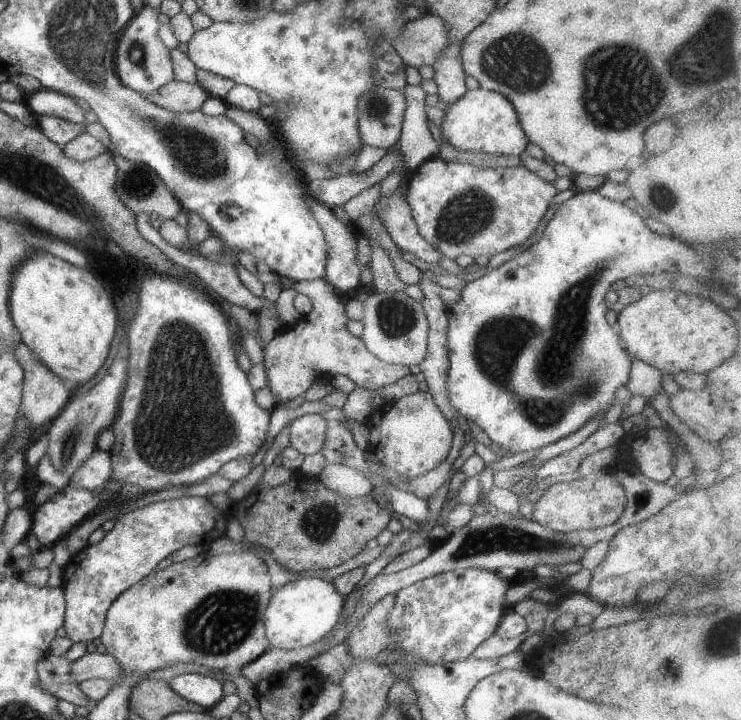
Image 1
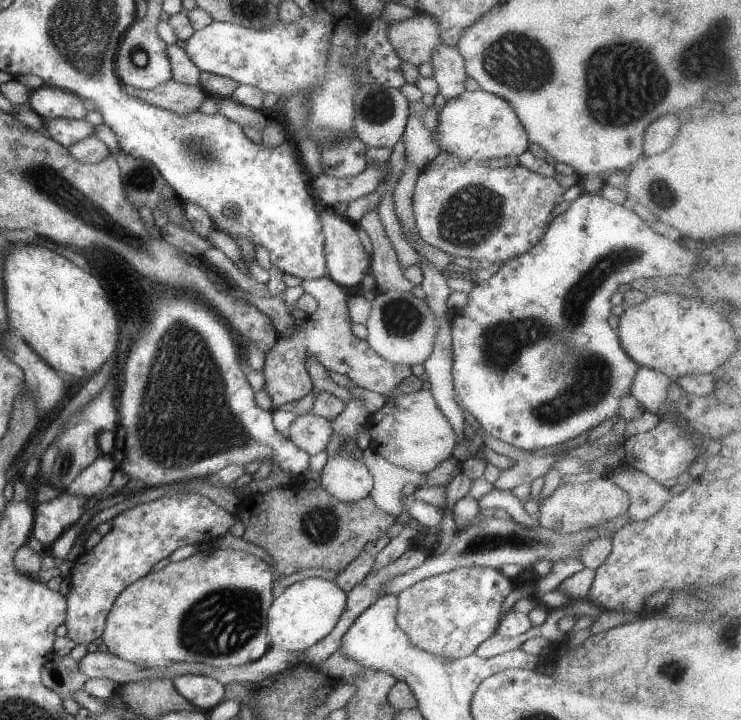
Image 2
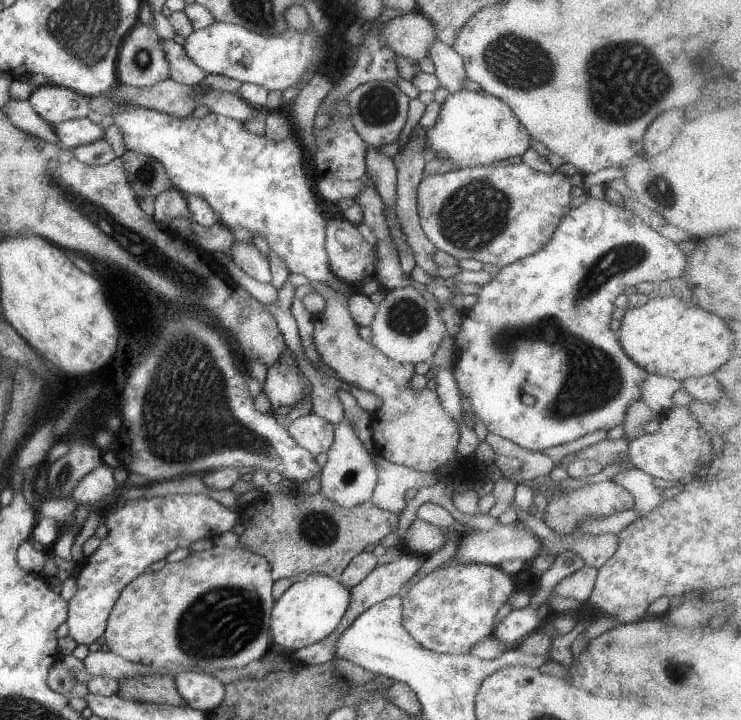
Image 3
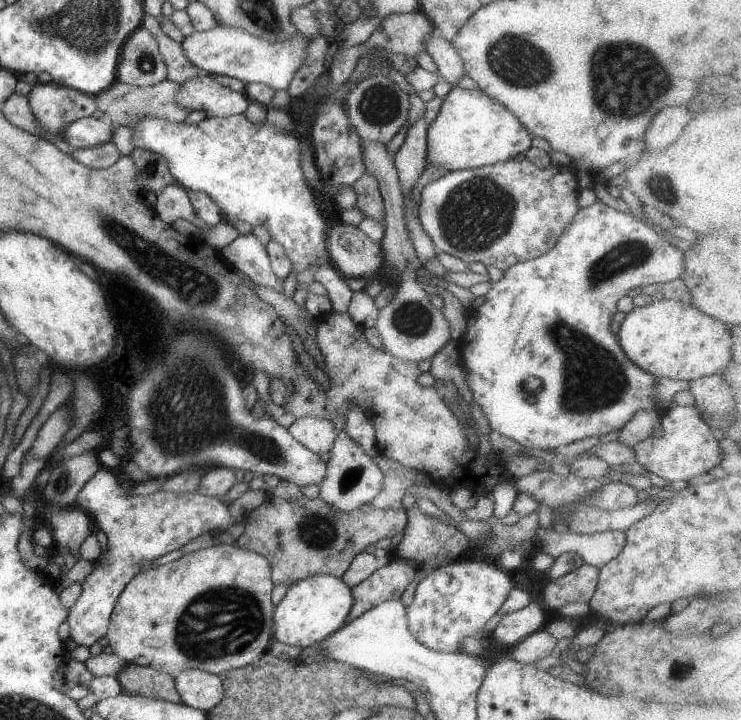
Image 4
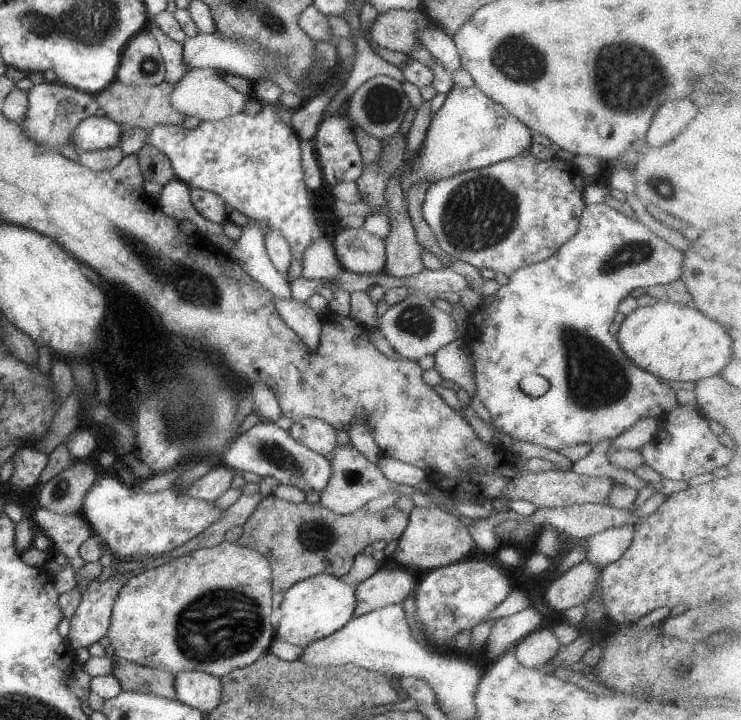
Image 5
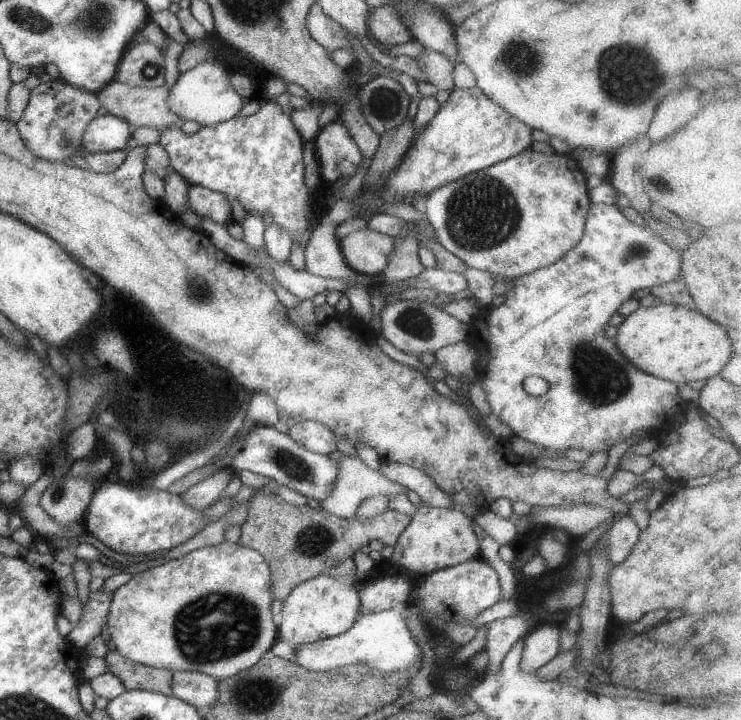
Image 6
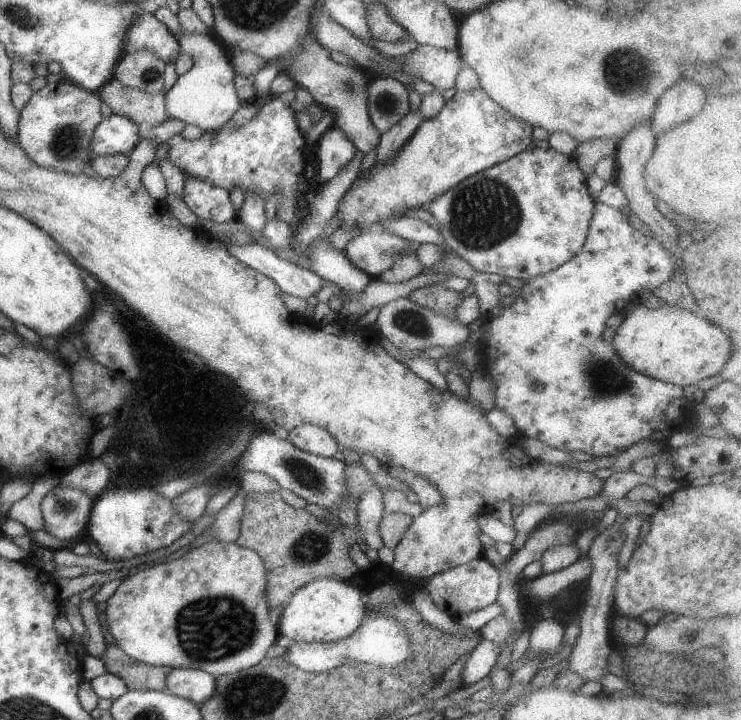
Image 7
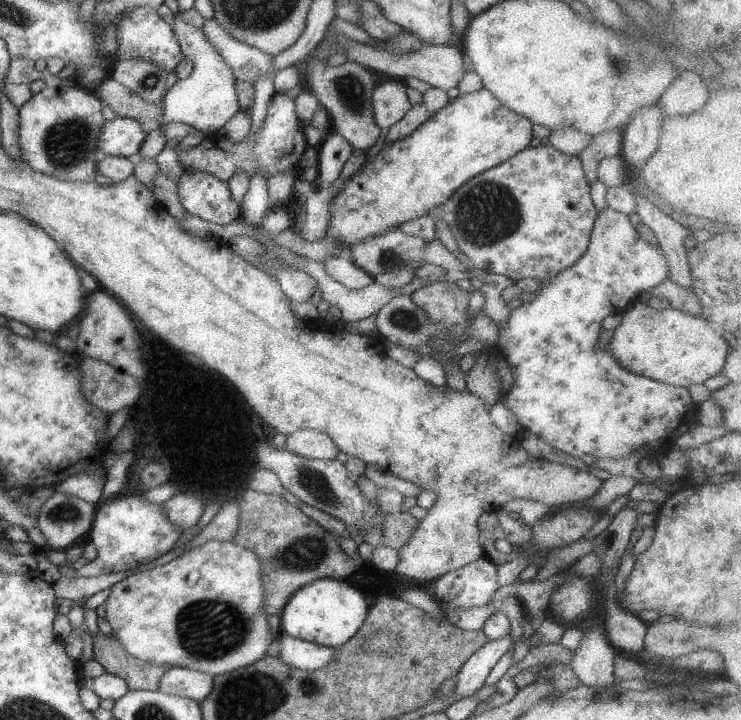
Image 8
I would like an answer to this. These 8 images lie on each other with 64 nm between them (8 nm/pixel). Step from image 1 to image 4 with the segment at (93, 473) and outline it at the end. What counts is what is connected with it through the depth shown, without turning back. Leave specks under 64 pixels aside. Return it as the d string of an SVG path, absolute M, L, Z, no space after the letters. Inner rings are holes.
M101 466L100 470L84 485L84 488L81 488L77 496L76 507L89 514L95 530L103 530L108 535L108 566L102 566L99 560L95 563L96 568L81 584L82 592L67 616L69 638L78 647L82 645L90 647L107 634L114 605L128 581L139 573L138 570L140 570L142 562L150 562L150 560L153 561L164 556L167 552L181 549L193 538L205 532L226 531L230 525L234 524L232 515L228 507L222 502L222 498L206 497L198 493L176 494L164 490L155 491L149 495L130 497L120 485L121 483L118 482L111 470Z

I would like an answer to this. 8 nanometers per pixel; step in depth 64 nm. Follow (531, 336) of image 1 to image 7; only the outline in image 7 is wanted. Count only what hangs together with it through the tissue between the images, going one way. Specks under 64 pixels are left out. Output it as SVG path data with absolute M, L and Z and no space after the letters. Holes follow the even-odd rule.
M595 203L595 211L592 215L592 220L587 232L587 239L581 251L573 256L569 261L560 265L556 270L551 270L545 275L538 275L531 279L524 280L525 286L521 288L522 294L519 297L514 297L516 302L510 308L502 308L497 317L486 317L488 332L486 338L476 342L477 352L483 355L483 369L486 376L491 378L495 386L495 406L503 410L508 416L512 417L517 430L520 430L526 438L536 438L540 442L544 442L546 446L558 448L564 452L573 453L575 451L587 452L593 457L602 456L617 456L620 452L627 450L640 440L657 440L662 445L665 445L667 440L674 434L674 430L683 427L685 424L690 424L693 421L691 417L694 414L694 403L688 400L684 395L681 386L667 383L645 374L636 372L624 359L617 354L616 349L608 344L602 336L606 328L606 320L612 314L621 312L630 304L630 300L638 294L639 290L653 290L660 286L663 282L674 279L676 268L675 258L658 242L654 236L646 236L640 232L636 225L628 223L629 212L612 208L604 203ZM537 381L541 387L533 387L533 383Z

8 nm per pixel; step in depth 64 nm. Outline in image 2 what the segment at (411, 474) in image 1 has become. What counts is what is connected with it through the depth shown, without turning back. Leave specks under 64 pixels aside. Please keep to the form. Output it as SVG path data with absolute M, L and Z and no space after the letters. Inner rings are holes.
M328 276L319 279L305 279L301 286L304 288L305 292L310 293L319 304L317 311L309 317L305 328L308 354L316 356L317 360L328 372L338 372L338 374L350 378L355 386L387 396L383 407L380 409L380 412L378 412L380 416L384 414L383 419L369 430L371 434L370 447L389 463L405 468L407 471L420 473L421 475L429 473L448 457L452 456L454 445L458 441L457 434L454 432L448 417L437 405L432 391L420 389L419 391L404 395L401 395L397 391L400 383L405 378L412 375L411 366L388 362L368 344L366 338L361 339L353 333L351 329L351 316L347 305L349 297L346 295L345 290Z

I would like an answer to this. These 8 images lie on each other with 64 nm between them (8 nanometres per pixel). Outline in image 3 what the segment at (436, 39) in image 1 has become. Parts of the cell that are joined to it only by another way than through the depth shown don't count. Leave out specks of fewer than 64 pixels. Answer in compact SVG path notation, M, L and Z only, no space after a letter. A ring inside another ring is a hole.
M420 10L406 15L399 15L381 23L379 30L383 43L388 45L397 56L411 58L415 62L429 56L429 48L437 38L434 23Z

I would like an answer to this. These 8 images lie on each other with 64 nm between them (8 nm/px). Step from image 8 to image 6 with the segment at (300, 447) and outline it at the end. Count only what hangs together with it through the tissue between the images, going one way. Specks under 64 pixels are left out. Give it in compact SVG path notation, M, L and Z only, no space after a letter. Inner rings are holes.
M302 421L289 428L287 433L292 440L295 440L306 450L328 455L337 450L337 436L325 424L316 421Z

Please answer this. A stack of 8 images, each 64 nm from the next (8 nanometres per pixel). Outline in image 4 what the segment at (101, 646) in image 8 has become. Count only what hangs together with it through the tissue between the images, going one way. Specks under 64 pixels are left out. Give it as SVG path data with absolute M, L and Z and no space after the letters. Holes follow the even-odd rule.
M127 663L115 677L120 683L122 693L182 703L181 696L175 687L175 676L170 673Z

